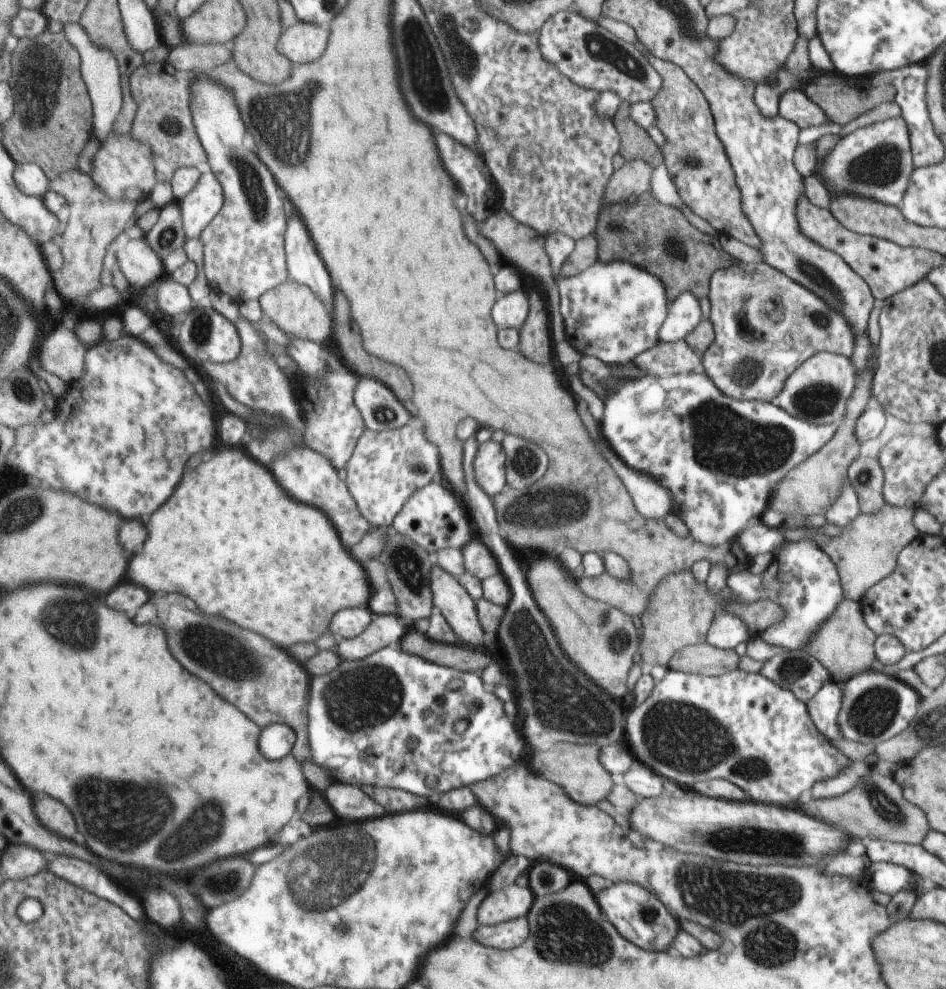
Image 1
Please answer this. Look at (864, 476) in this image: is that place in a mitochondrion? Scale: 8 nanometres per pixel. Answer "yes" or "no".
yes

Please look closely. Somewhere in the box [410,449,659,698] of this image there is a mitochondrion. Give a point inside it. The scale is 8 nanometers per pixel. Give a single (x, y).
(531, 509)

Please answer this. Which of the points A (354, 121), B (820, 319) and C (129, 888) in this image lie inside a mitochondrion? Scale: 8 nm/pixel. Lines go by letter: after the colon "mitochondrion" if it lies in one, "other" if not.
A: other
B: mitochondrion
C: other

